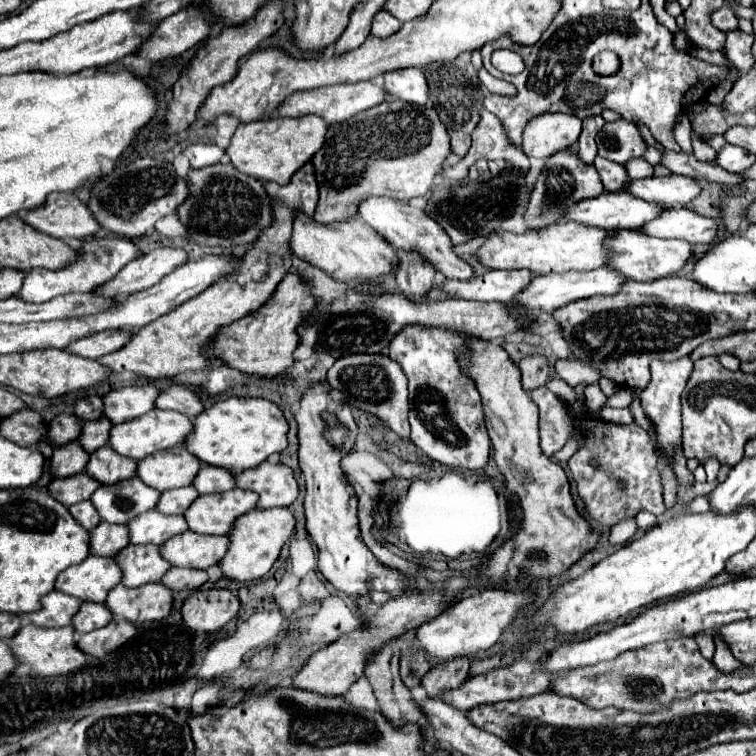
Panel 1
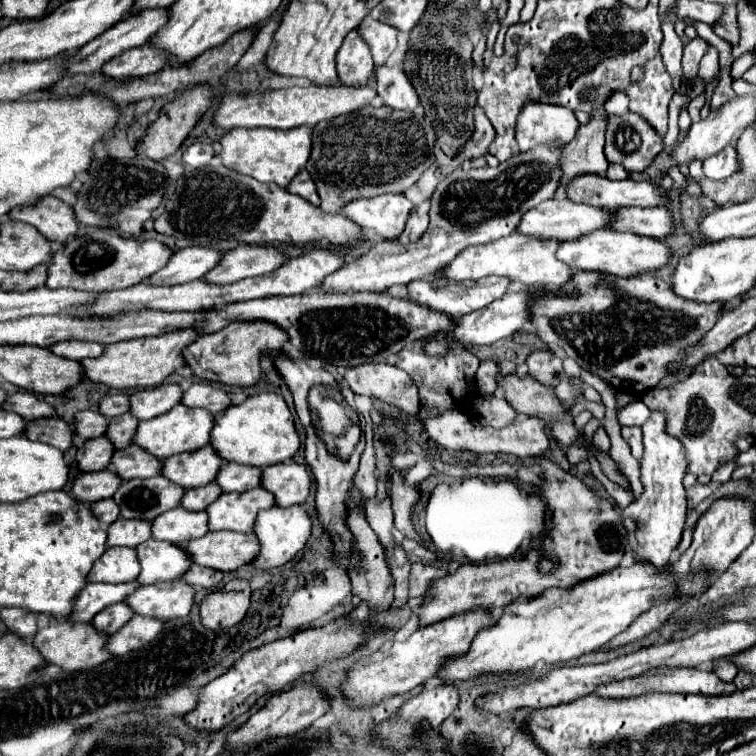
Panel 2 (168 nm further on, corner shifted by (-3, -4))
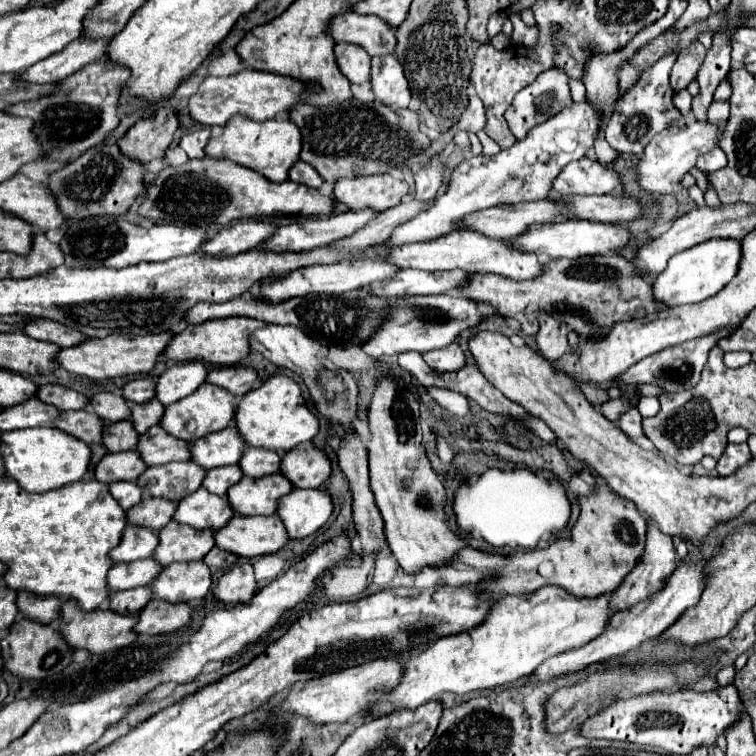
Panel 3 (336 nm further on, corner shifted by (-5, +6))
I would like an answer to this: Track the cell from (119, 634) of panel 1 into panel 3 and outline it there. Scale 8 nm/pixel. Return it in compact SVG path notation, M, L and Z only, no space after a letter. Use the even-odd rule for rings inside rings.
M153 598L141 612L139 622L135 624L135 632L139 636L163 634L179 630L189 620L189 604L169 604L159 598Z

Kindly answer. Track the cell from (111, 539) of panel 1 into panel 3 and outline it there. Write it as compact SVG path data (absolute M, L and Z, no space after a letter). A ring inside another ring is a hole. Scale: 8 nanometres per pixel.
M149 498L127 510L127 524L129 526L143 526L151 530L161 530L175 512L173 502L159 502L159 498Z

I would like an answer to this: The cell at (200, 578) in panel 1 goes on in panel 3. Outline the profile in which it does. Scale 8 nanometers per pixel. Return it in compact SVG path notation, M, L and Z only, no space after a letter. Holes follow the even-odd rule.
M213 548L205 558L203 562L209 566L209 568L231 568L235 564L237 556L231 554L231 552L223 552L219 548Z

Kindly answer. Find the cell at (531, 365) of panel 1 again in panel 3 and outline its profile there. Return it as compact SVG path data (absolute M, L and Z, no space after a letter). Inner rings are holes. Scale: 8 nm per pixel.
M541 314L539 318L539 332L537 332L537 348L539 354L555 364L563 354L567 354L569 344L567 344L567 324L557 322L553 316Z

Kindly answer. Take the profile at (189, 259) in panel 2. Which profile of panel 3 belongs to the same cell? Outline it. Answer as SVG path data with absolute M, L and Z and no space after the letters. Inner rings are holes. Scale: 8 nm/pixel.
M257 220L237 222L233 226L223 228L213 238L209 238L201 246L201 252L207 256L235 256L257 248L273 232L275 226L269 222L257 222Z

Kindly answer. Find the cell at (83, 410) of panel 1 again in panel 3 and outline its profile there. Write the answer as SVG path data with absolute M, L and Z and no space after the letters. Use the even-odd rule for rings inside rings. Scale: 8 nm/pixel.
M141 378L141 380L131 380L123 386L123 398L127 402L147 402L155 396L155 378ZM153 382L153 386L151 386Z

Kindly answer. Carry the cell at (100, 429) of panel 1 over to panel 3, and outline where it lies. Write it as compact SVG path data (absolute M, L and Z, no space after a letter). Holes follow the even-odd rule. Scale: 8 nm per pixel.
M147 400L143 404L133 404L131 406L131 422L135 432L143 434L143 430L149 430L151 426L155 426L159 422L159 418L163 416L163 406L159 406L159 402L155 400Z

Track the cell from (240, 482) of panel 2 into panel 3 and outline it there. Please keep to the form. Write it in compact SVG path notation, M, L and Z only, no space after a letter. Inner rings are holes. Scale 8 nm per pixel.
M247 446L243 458L239 460L239 468L249 478L263 478L279 472L279 458L281 454L275 454L271 450L255 450Z

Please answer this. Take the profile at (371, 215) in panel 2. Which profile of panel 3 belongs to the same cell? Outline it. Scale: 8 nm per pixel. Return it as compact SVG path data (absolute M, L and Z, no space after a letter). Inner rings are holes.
M389 174L339 180L335 182L333 190L335 198L349 210L371 208L375 212L383 212L387 208L401 204L407 192L409 192L407 182L395 180Z

